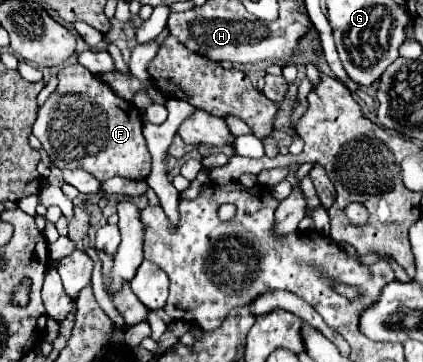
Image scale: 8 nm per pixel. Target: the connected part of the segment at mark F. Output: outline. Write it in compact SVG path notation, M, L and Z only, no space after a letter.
M75 63L69 67L63 67L59 73L59 85L57 89L49 95L47 103L41 105L37 113L37 121L33 125L33 135L41 141L43 149L51 157L51 161L59 169L85 169L91 173L95 179L105 181L109 177L127 177L141 181L151 173L151 155L145 145L143 133L141 133L141 121L139 121L139 111L135 105L129 105L121 97L113 93L109 85L93 77L83 65Z

